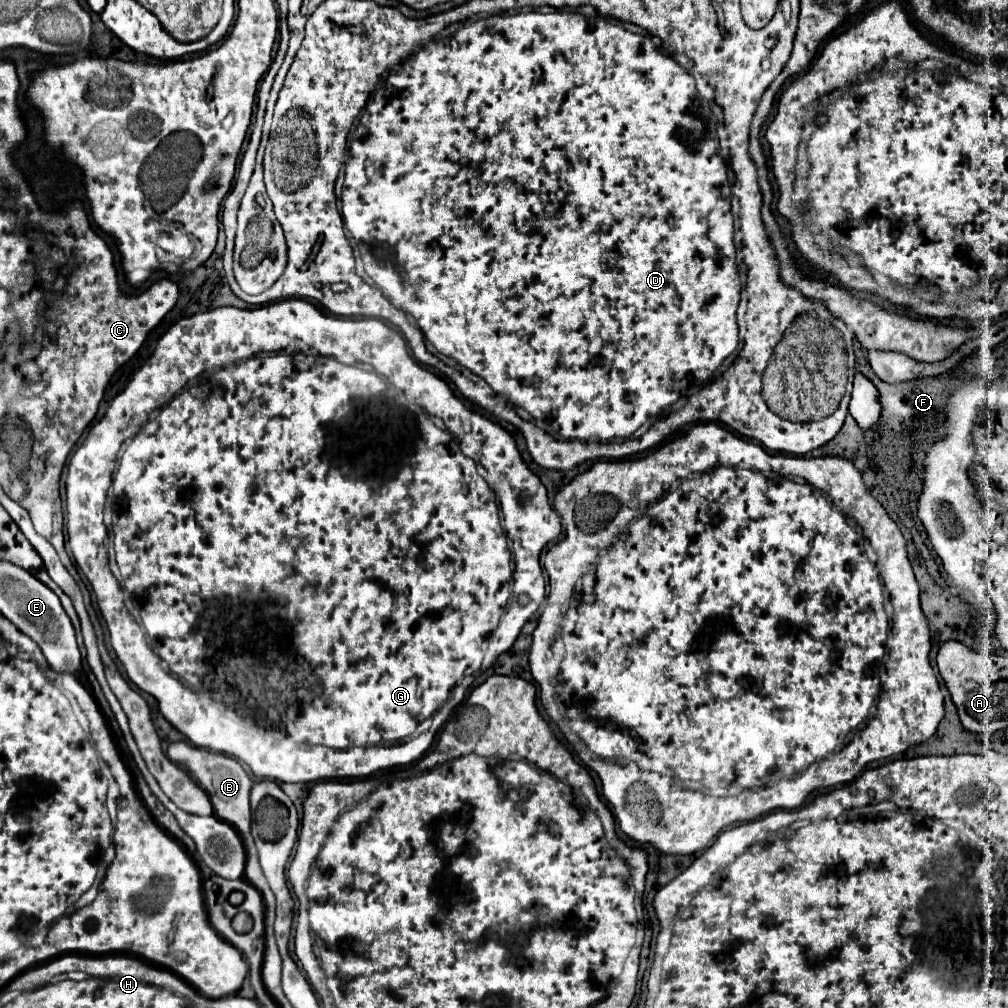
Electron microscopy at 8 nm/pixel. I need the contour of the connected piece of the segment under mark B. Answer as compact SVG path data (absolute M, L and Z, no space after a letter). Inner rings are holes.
M172 742L168 748L172 754L172 762L186 768L192 774L192 778L196 779L200 788L208 794L212 808L214 808L214 816L232 824L240 832L244 848L254 850L254 840L250 836L250 788L252 788L252 780L242 770L242 766L228 756L222 756L222 754L216 754L216 752L210 752L204 748L196 748L188 742Z

